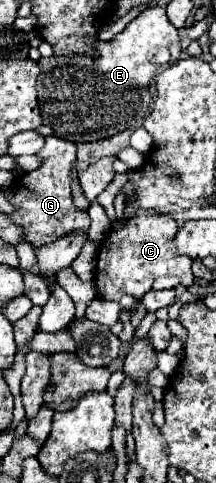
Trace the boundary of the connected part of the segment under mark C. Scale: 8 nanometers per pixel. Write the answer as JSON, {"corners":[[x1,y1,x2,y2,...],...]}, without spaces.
{"corners":[[137,208,137,212,121,222,115,222,109,236,101,244,99,260,97,260,97,274,95,274,95,292,97,298,105,300,121,300,121,296,129,294,141,298,145,292,151,290,151,284,159,276,183,276,183,286,189,288,193,284,189,256,177,254,173,244,173,236,177,234,175,218,163,216,155,210]]}

